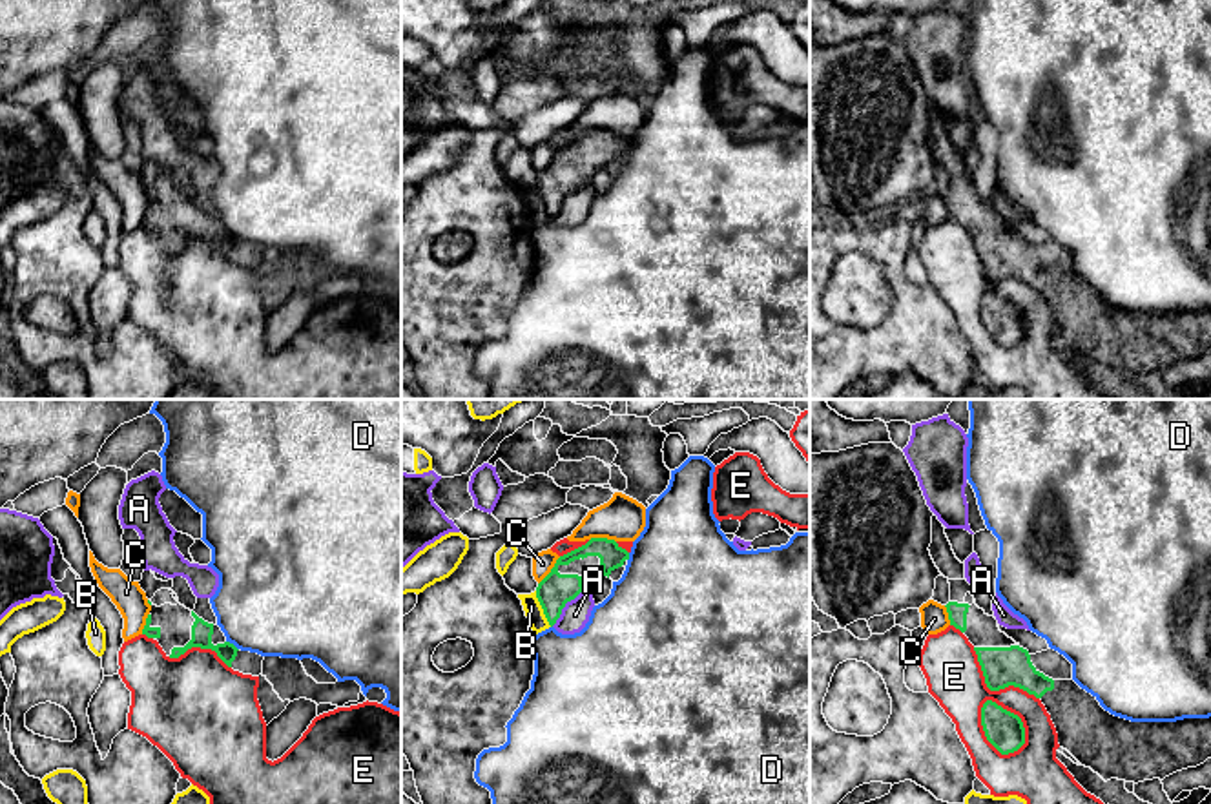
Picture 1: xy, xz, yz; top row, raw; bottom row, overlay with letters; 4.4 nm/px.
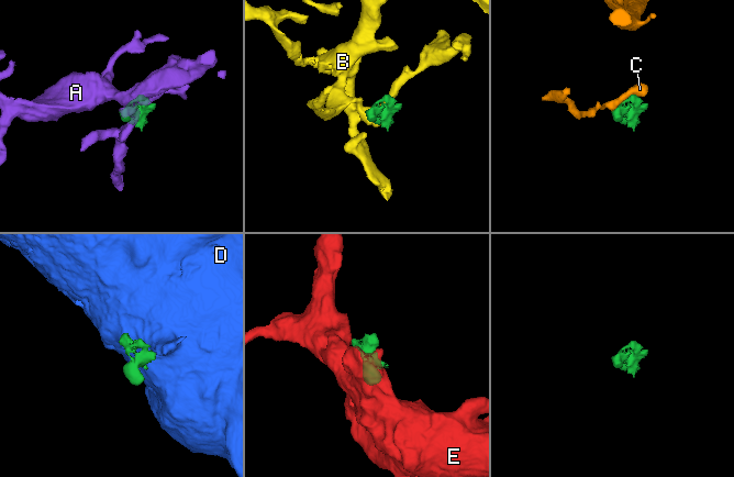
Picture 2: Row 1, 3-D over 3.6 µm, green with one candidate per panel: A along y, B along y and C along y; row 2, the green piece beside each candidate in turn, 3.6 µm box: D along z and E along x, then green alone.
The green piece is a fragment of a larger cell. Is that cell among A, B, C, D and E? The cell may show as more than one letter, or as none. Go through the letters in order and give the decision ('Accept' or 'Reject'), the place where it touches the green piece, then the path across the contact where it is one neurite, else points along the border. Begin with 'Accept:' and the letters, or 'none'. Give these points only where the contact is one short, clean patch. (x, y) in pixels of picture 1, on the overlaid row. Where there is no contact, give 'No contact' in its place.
Accept: none
A: Reject. Touches green at xz (564, 606). Boundary: xz (586, 587), (566, 604), (551, 626)
B: Reject. Touches green at xz (542, 608). Boundary: xz (535, 591), (542, 613), (551, 626)
C: Reject. Touches green at xz (551, 571). Boundary: xz (560, 556), (538, 584)
D: Reject. Touches green at xy (232, 644)
E: Reject. Touches green at yz (1020, 719)

